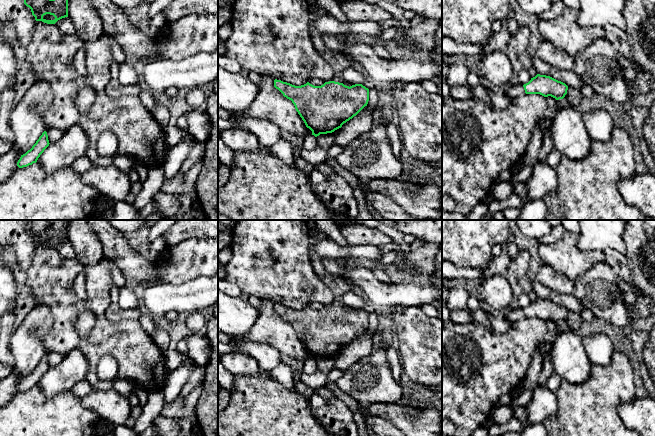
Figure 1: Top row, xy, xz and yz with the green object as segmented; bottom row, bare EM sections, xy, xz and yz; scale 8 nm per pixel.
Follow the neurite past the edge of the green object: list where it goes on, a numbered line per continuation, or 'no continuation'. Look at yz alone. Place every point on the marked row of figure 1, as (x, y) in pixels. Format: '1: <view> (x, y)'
1: yz (512, 91)

